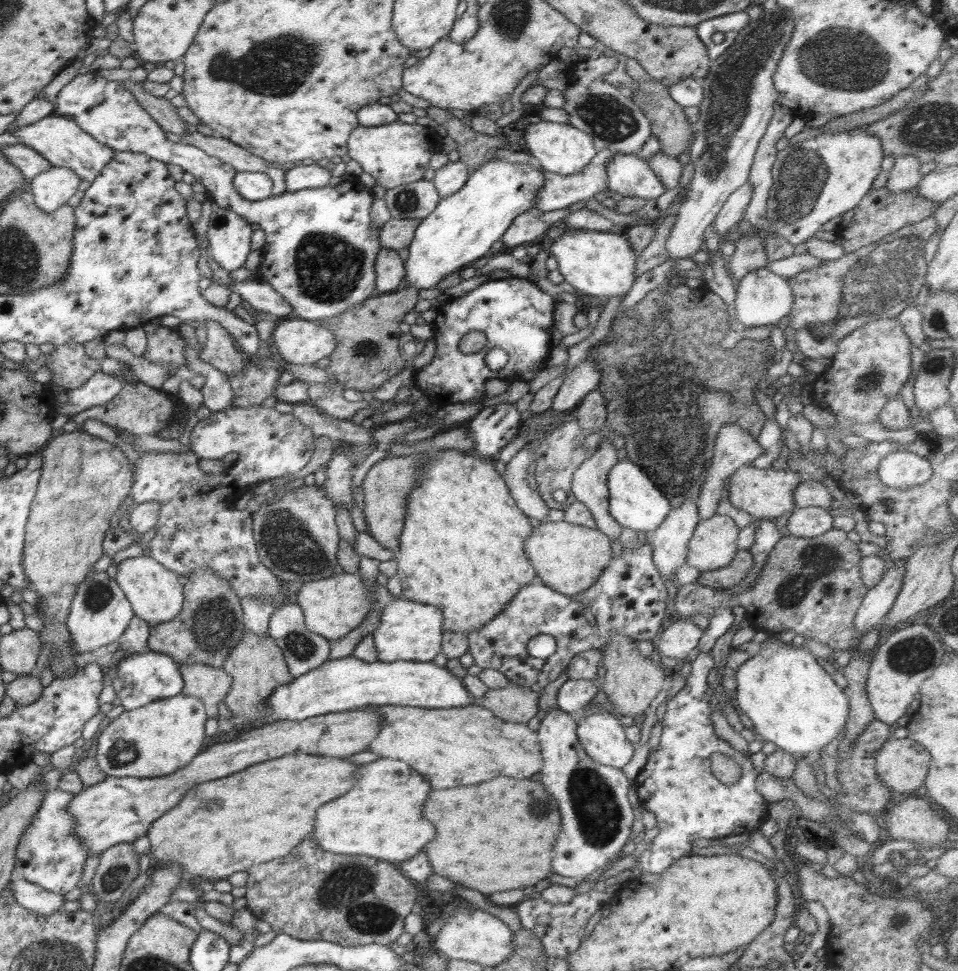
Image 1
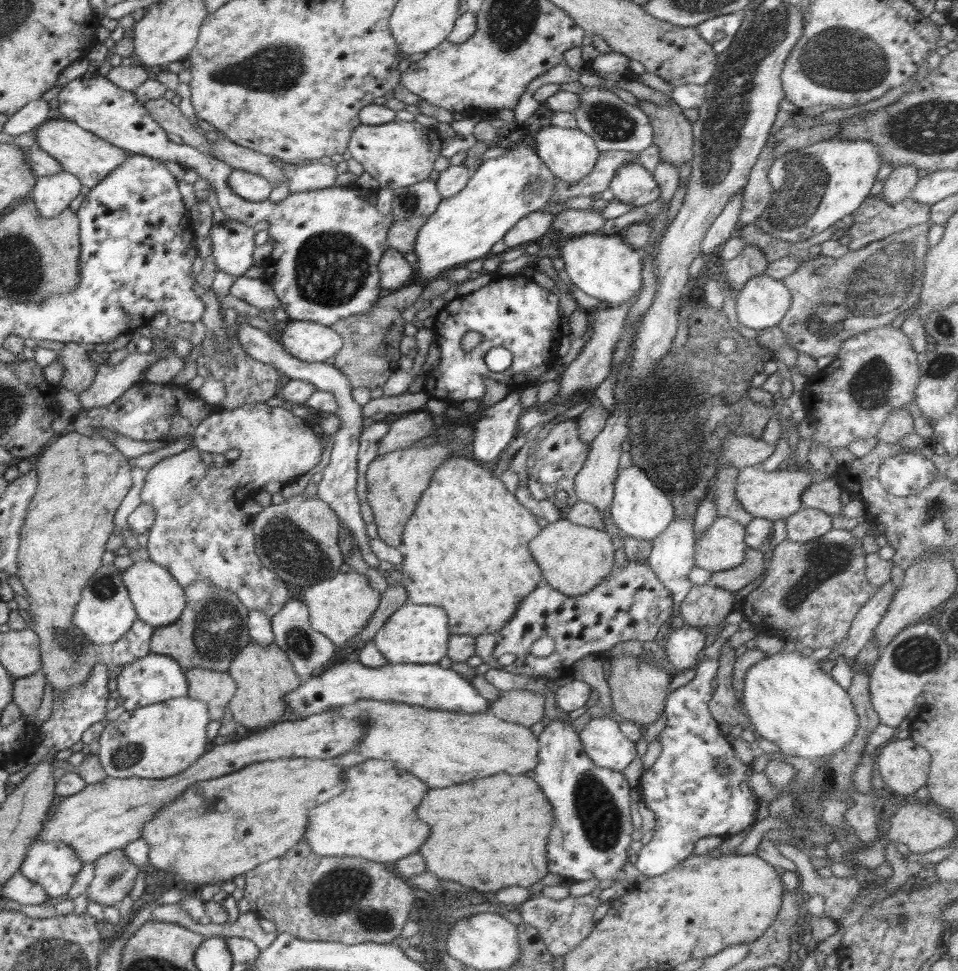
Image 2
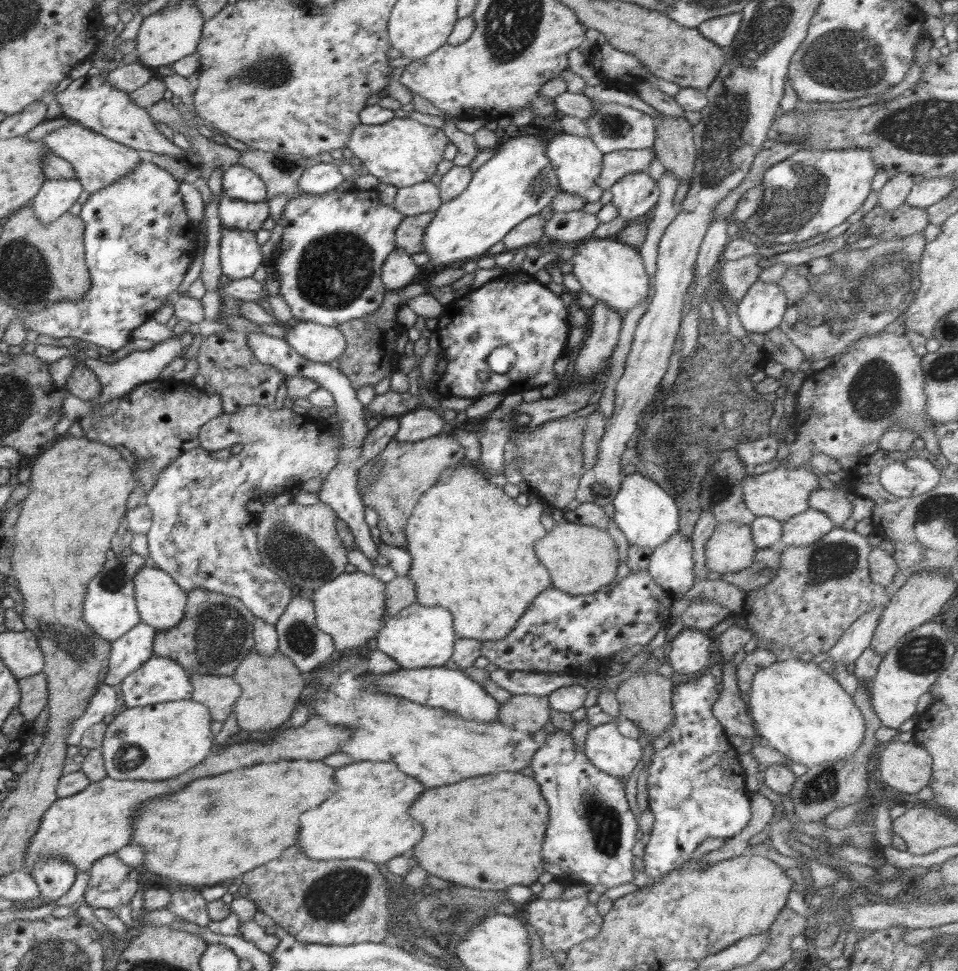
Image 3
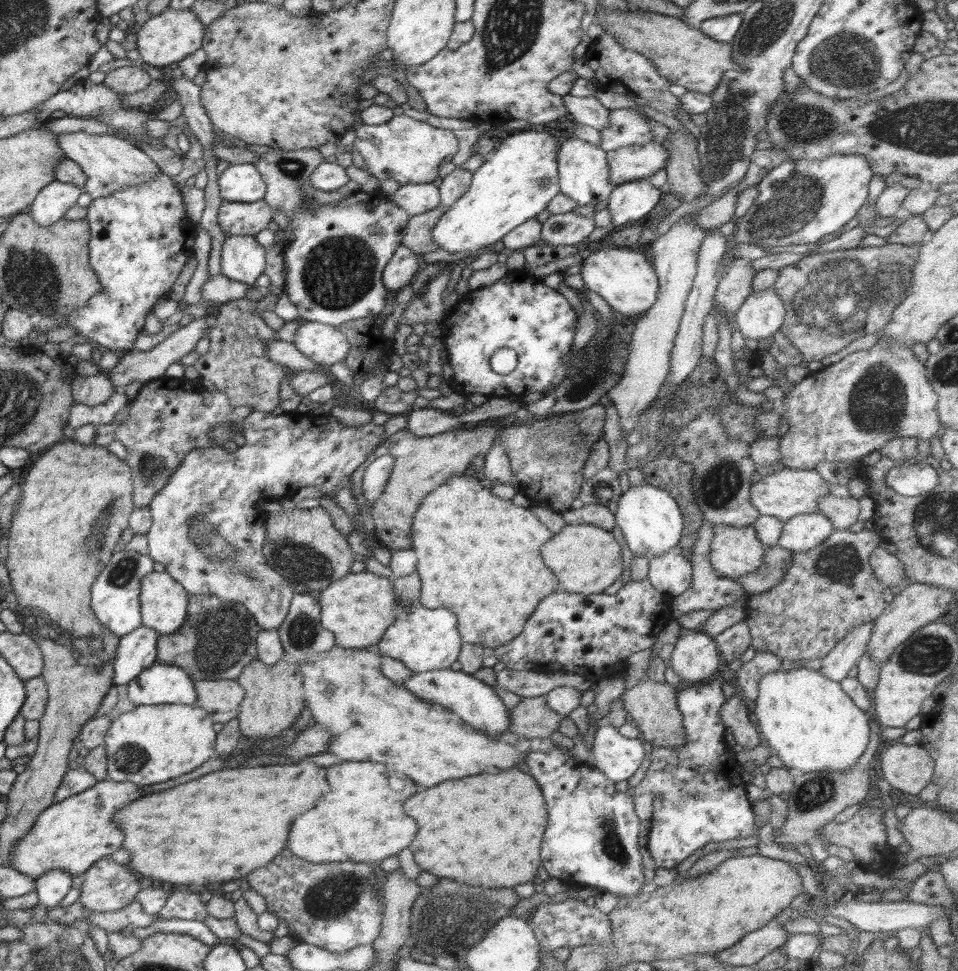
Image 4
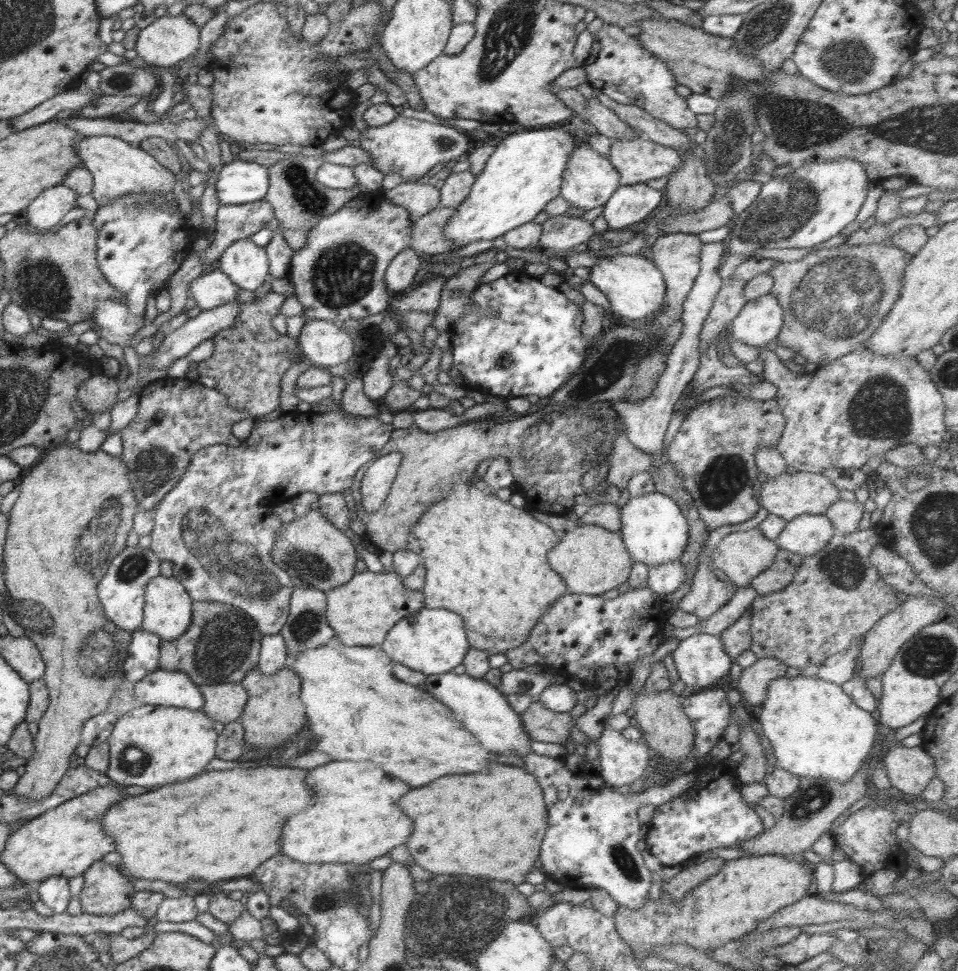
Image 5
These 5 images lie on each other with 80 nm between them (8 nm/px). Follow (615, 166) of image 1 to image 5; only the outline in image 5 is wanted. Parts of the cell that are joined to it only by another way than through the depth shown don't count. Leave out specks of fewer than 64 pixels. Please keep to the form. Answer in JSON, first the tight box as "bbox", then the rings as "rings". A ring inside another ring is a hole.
{"bbox":[601,184,665,230],"rings":[[[634,184],[620,186],[606,201],[601,214],[612,230],[625,229],[637,222],[647,222],[665,203],[664,192]]]}

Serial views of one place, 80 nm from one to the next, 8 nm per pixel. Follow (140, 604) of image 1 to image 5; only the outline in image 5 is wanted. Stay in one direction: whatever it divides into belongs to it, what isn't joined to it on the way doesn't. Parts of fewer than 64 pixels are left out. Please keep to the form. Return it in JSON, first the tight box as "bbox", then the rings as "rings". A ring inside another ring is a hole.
{"bbox":[141,575,193,640],"rings":[[[158,575],[148,582],[141,628],[164,640],[181,637],[192,622],[193,600],[173,577]]]}

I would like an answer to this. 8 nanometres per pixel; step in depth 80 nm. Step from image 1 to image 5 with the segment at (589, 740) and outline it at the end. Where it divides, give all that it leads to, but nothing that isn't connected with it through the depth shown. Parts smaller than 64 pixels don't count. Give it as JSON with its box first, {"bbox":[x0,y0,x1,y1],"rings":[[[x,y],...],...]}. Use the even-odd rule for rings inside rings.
{"bbox":[597,726,653,788],"rings":[[[606,726],[597,738],[600,754],[598,774],[613,788],[630,785],[640,776],[646,776],[653,753],[643,740],[630,740],[621,732]]]}

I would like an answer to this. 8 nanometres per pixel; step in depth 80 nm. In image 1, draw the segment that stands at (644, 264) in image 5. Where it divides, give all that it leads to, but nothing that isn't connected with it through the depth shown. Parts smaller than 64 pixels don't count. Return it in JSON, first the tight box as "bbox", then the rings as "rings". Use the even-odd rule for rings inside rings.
{"bbox":[549,229,636,296],"rings":[[[572,229],[549,242],[551,256],[557,260],[557,269],[566,282],[571,284],[579,294],[587,296],[623,296],[630,292],[636,282],[636,253],[628,239],[619,229],[608,232],[597,230]]]}

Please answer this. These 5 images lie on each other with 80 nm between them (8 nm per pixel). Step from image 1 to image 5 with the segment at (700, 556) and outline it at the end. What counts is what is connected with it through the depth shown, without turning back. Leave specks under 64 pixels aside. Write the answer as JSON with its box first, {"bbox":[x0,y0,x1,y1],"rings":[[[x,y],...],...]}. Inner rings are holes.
{"bbox":[711,528,780,588],"rings":[[[754,528],[748,532],[732,532],[732,534],[724,536],[718,546],[714,548],[711,561],[714,567],[728,576],[735,588],[748,587],[753,584],[756,575],[766,571],[766,568],[770,568],[774,564],[776,554],[780,549],[774,540],[766,539],[760,529]]]}

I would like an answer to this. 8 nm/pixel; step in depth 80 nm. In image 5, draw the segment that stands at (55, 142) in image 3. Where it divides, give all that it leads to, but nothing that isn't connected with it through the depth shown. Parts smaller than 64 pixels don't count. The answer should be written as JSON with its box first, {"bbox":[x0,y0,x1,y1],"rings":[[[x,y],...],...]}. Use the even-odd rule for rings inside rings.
{"bbox":[62,136,178,207],"rings":[[[91,136],[82,137],[75,144],[75,149],[79,152],[77,155],[81,158],[83,166],[72,168],[66,174],[62,185],[76,191],[78,197],[91,192],[100,206],[124,195],[150,193],[157,207],[165,205],[166,201],[174,201],[177,204],[175,196],[169,194],[172,193],[178,178],[139,146],[113,136]]]}

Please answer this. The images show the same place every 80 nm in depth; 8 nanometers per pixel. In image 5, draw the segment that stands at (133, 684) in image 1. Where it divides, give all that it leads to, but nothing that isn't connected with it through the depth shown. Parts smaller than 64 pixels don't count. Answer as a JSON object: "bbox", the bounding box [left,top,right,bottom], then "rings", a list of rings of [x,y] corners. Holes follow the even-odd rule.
{"bbox":[133,669,204,710],"rings":[[[158,669],[134,685],[133,695],[144,705],[203,710],[204,697],[199,686],[182,672]]]}

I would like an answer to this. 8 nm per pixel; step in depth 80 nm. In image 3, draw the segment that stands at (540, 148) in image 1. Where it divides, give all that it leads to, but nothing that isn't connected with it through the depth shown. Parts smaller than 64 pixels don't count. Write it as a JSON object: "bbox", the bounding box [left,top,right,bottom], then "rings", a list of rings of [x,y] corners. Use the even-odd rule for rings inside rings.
{"bbox":[545,133,604,203],"rings":[[[566,133],[555,134],[547,142],[545,153],[558,178],[561,192],[581,196],[587,203],[600,200],[601,191],[597,189],[596,180],[602,172],[604,154],[596,148],[590,137]]]}

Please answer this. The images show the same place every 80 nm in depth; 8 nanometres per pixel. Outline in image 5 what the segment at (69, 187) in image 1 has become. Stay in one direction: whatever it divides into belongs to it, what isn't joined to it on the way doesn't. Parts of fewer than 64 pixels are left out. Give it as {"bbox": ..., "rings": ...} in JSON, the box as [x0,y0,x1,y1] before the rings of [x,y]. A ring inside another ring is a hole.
{"bbox":[22,185,76,231],"rings":[[[65,185],[46,188],[26,208],[22,215],[41,231],[54,228],[67,212],[76,206],[76,191]]]}

